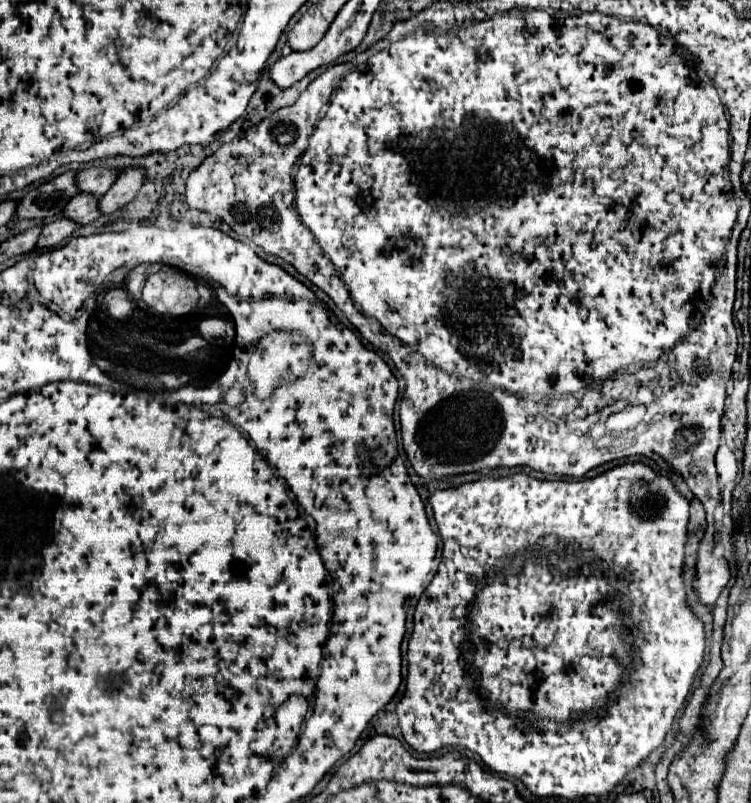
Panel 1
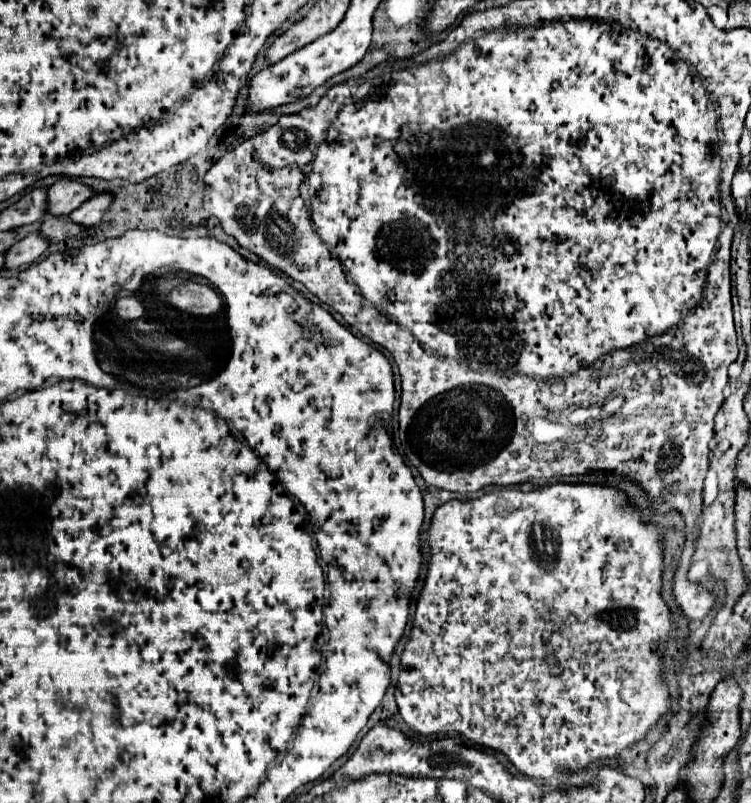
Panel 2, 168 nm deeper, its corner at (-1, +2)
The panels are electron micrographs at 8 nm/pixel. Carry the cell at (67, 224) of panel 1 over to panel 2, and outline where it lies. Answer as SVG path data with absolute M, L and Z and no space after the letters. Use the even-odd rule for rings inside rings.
M37 233L13 243L5 253L5 269L19 269L25 265L31 265L47 251L49 243L41 239Z

